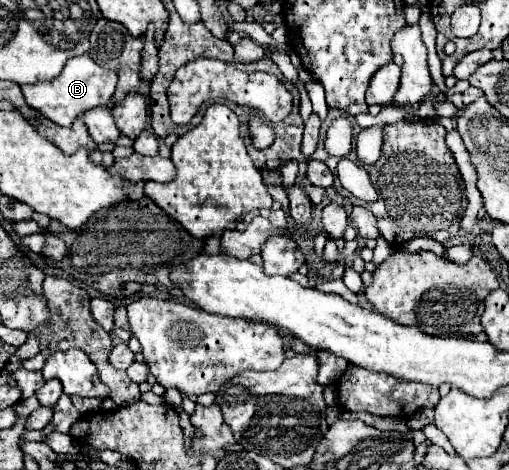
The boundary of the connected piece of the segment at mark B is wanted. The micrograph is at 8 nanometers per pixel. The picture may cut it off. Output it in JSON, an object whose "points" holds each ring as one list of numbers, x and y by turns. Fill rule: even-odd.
{"points":[[84,53,80,57,68,59,68,63,64,65,60,77,56,77,54,81,24,85,22,93,24,93,24,99,26,99,26,103,30,107,38,109,48,119,52,119,54,123,58,123,62,127,70,127,80,113,84,113,84,111,88,111,92,107,98,107,98,105,108,105,110,107,116,81,118,81,116,71,100,67,98,63,92,61,92,57,88,53]]}

